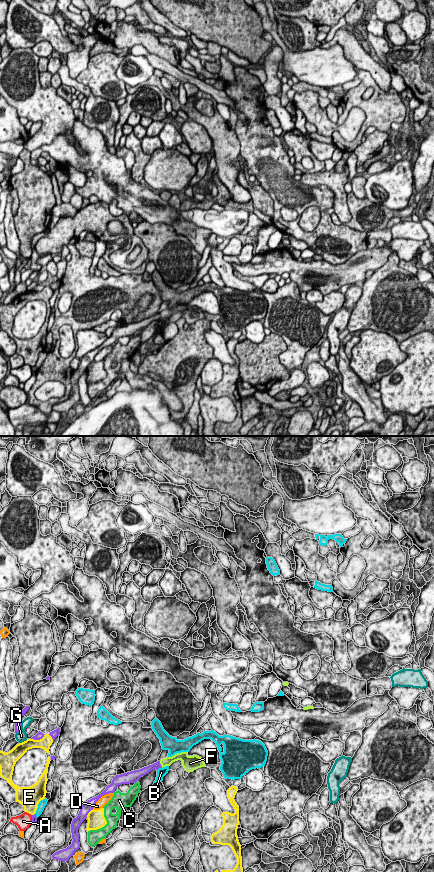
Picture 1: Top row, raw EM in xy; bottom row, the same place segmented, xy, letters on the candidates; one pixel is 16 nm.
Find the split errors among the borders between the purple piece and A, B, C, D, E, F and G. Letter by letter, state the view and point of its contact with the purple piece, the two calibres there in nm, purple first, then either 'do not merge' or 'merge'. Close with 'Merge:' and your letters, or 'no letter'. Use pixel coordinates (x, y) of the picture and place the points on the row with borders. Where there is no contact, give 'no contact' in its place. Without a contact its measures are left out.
A: xy (32, 819) | 100/240 nm | do not merge
B: xy (159, 767) | 120/160 nm | do not merge
C: no contact | do not merge
D: xy (101, 796) | 160/140 nm | do not merge
E: xy (38, 739) | 120/190 nm | do not merge
F: xy (160, 764) | 120/140 nm | merge
G: xy (20, 728) | 100/170 nm | do not merge
Merge: F

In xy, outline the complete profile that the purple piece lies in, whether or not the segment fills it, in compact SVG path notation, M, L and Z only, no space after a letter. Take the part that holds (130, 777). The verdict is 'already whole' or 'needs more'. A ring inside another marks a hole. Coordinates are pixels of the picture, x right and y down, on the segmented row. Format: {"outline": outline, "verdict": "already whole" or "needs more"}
{"outline": "M181 752L175 754L172 757L163 758L160 761L157 761L156 763L144 767L142 769L127 772L121 775L116 775L113 778L112 783L108 785L101 794L88 800L81 806L78 816L73 819L71 824L71 833L73 839L72 844L68 846L66 849L55 852L52 855L52 858L59 861L67 862L69 858L73 856L74 852L80 848L78 829L81 823L87 818L88 813L91 810L93 810L94 805L102 796L109 793L114 793L115 789L119 785L136 783L142 776L148 774L152 770L154 769L158 770L159 768L170 766L173 762L178 760L182 761L182 766L189 773L193 772L198 768L206 767L204 760L201 757L197 755L189 756L188 752Z", "verdict": "needs more"}

